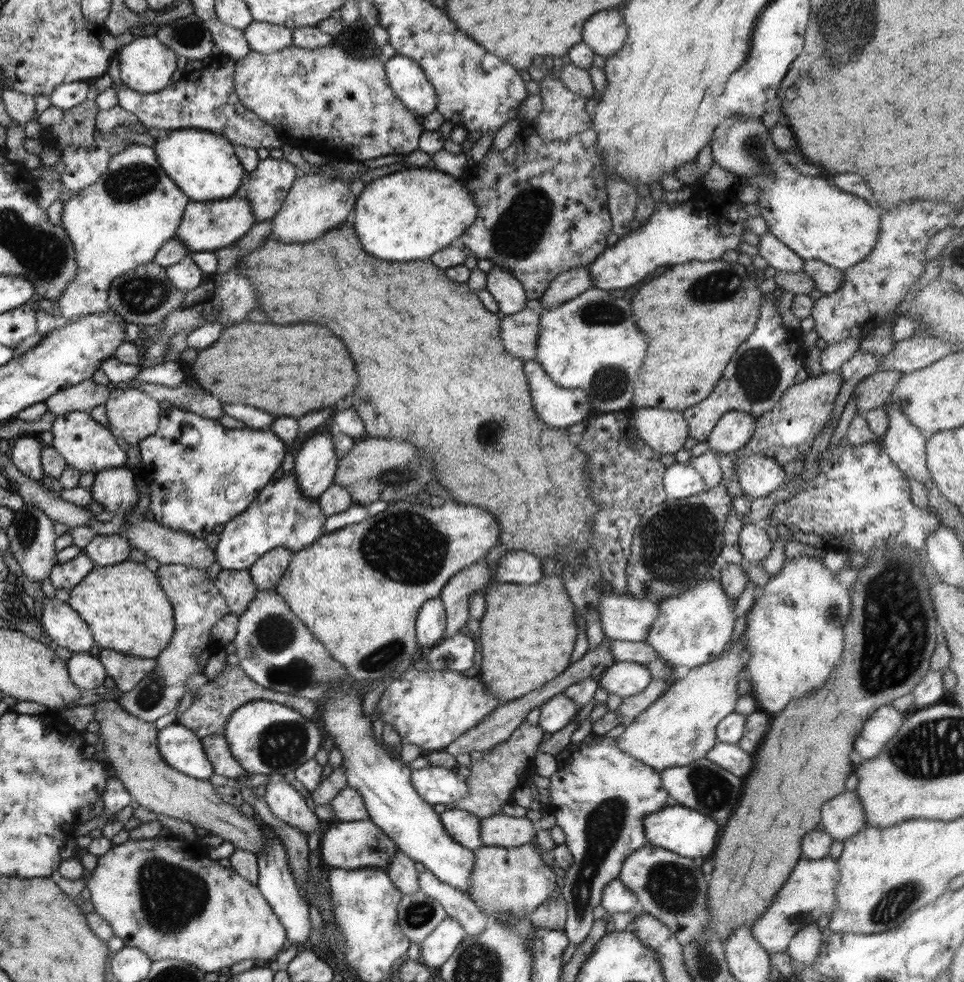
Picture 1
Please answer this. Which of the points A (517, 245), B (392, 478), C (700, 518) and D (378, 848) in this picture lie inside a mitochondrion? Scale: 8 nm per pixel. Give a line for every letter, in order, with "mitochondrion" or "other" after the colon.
A: mitochondrion
B: mitochondrion
C: mitochondrion
D: mitochondrion

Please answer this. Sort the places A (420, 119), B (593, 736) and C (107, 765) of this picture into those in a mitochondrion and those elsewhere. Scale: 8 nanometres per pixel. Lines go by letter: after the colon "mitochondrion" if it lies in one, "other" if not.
A: other
B: other
C: other

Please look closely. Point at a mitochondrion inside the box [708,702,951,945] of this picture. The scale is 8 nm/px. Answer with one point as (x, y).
(890, 907)

